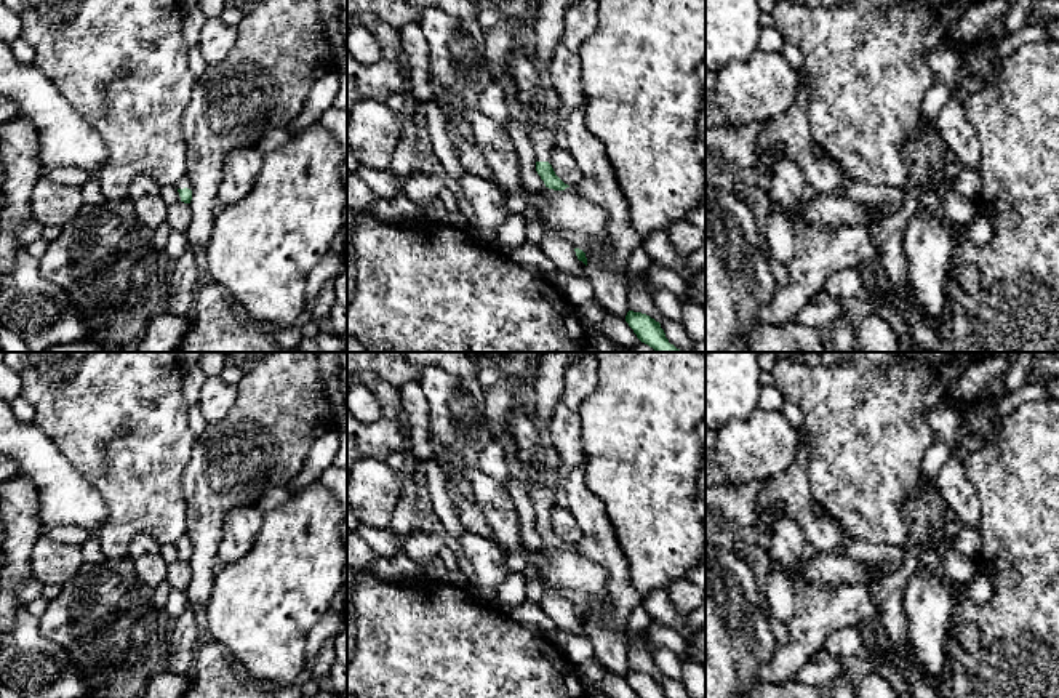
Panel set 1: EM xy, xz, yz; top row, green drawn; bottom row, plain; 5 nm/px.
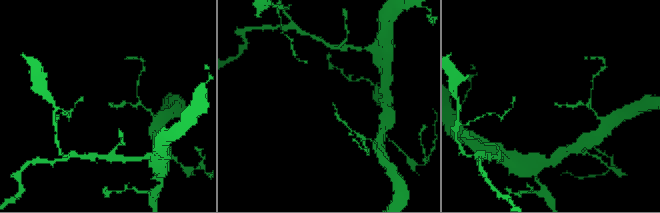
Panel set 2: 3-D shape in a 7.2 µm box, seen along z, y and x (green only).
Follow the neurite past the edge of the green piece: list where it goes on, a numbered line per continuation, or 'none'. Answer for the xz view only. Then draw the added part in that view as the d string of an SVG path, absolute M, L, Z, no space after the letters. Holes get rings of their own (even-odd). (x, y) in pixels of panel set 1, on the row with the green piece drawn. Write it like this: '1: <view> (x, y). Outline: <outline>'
1: xz (541, 136). Outline: M541 120L541 122L531 123L528 128L528 138L533 146L536 162L550 163L550 152L557 144L555 144L555 133L547 125L547 122Z

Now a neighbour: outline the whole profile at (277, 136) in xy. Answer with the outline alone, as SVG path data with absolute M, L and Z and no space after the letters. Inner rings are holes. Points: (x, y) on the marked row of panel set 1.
M291 123L286 126L274 128L267 131L258 142L256 147L262 154L269 154L277 147L286 144L293 138Z

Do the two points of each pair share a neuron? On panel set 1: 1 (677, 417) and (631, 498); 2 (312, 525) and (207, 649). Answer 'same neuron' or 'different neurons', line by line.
1: same neuron
2: different neurons

